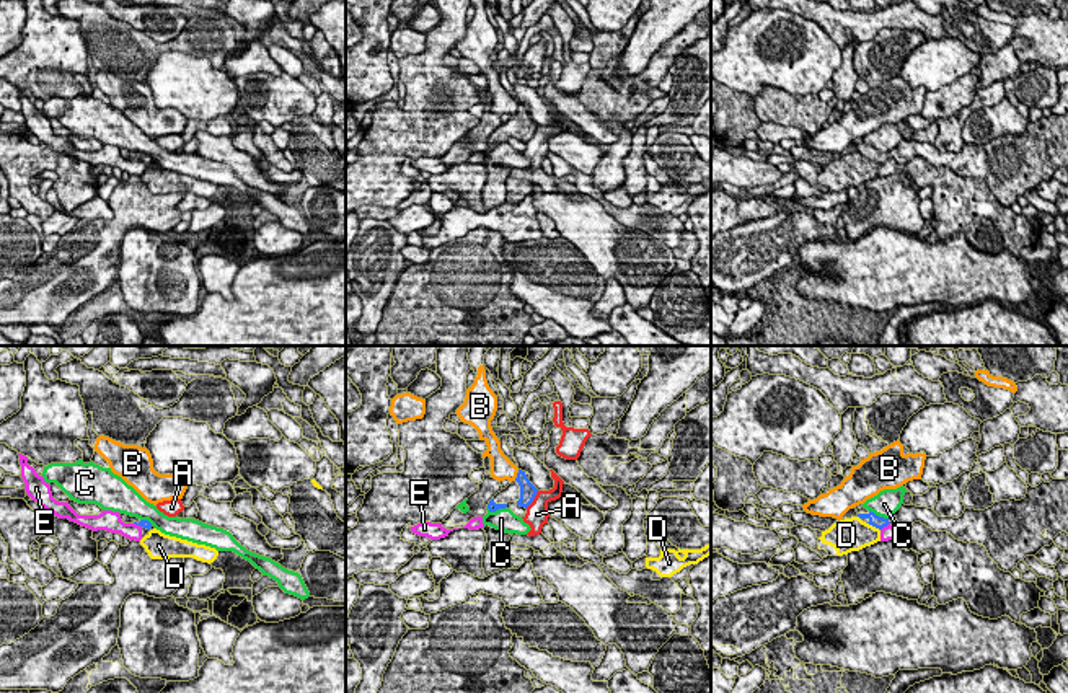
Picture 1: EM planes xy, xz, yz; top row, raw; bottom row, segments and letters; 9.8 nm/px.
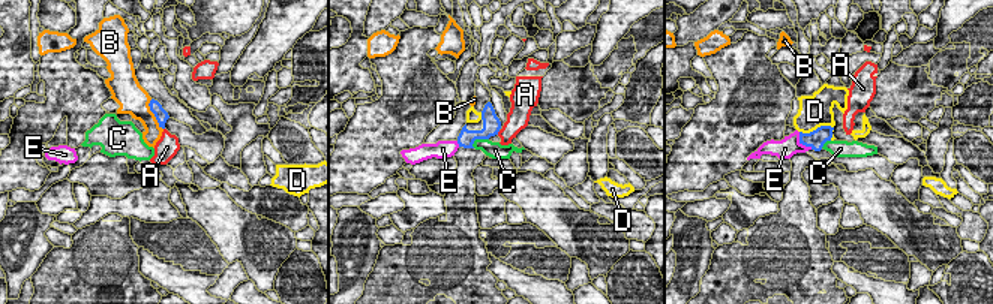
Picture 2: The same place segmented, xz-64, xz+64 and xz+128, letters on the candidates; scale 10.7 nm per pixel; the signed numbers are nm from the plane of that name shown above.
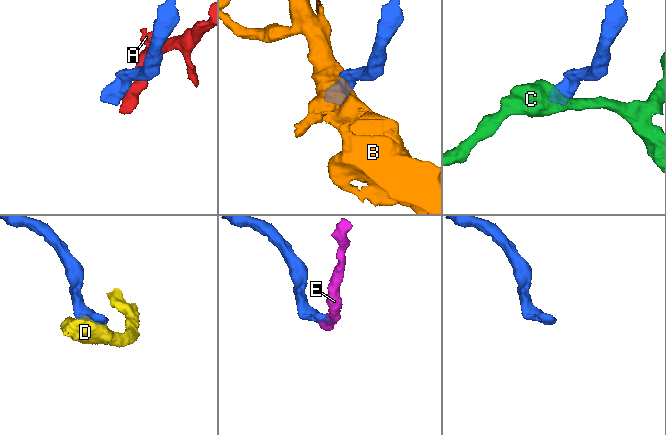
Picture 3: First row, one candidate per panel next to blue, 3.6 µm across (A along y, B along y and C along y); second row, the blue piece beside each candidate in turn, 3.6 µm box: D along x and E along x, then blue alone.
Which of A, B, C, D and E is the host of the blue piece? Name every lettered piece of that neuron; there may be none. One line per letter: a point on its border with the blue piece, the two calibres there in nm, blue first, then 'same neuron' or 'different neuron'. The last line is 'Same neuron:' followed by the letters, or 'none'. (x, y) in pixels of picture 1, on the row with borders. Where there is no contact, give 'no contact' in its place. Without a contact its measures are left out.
A: xz (534, 498) | 160/220 nm | different neuron
B: xz (517, 475) | 160/220 nm | different neuron
C: yz (878, 516) | 130/240 nm | different neuron
D: yz (874, 525) | 130/320 nm | different neuron
E: yz (884, 525) | 130/130 nm | different neuron
Same neuron: none

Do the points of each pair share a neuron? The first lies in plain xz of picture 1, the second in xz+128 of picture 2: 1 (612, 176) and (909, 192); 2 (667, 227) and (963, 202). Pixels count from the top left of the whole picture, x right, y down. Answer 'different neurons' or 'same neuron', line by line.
1: same neuron
2: different neurons

